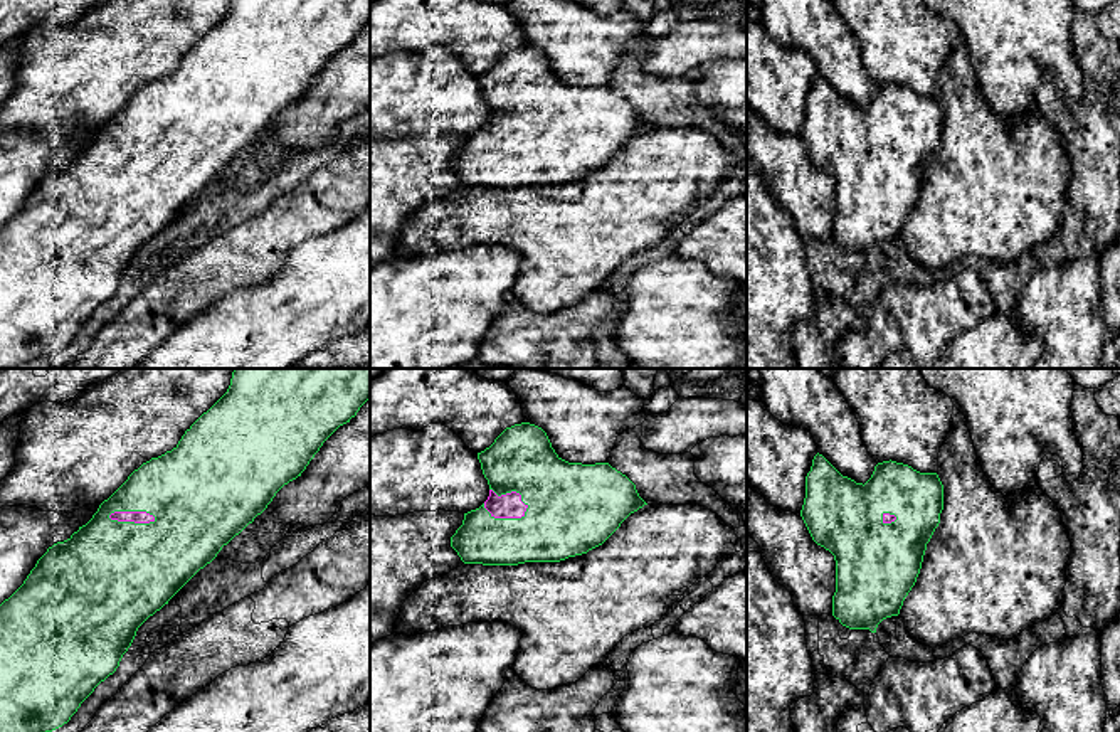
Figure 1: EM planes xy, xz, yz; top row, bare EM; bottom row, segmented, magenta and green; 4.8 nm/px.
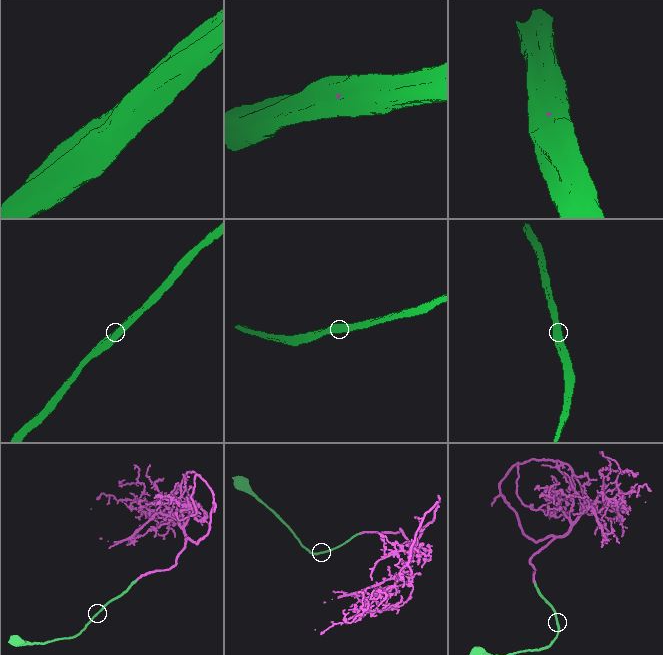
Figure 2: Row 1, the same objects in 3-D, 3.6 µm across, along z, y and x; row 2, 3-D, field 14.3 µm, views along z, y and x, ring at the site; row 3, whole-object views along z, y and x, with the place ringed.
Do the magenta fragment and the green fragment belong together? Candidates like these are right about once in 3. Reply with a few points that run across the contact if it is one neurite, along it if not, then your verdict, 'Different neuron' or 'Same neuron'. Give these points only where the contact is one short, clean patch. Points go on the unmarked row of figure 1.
Same neuron

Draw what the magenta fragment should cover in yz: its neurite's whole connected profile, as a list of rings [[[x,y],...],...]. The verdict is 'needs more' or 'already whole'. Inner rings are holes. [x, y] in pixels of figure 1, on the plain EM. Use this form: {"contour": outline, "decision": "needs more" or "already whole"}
{"contour": [[[822,77],[814,79],[800,140],[812,163],[834,178],[832,239],[843,249],[876,256],[883,242],[900,237],[942,133],[943,108],[937,96],[920,96],[890,82],[878,86],[863,108],[843,99]]], "decision": "needs more"}

